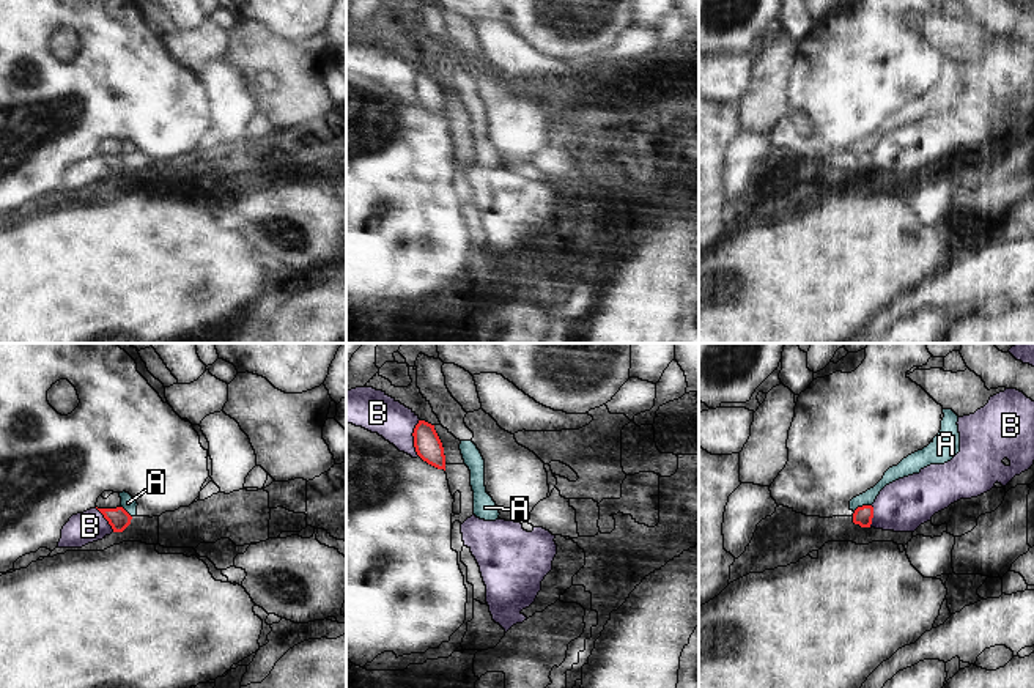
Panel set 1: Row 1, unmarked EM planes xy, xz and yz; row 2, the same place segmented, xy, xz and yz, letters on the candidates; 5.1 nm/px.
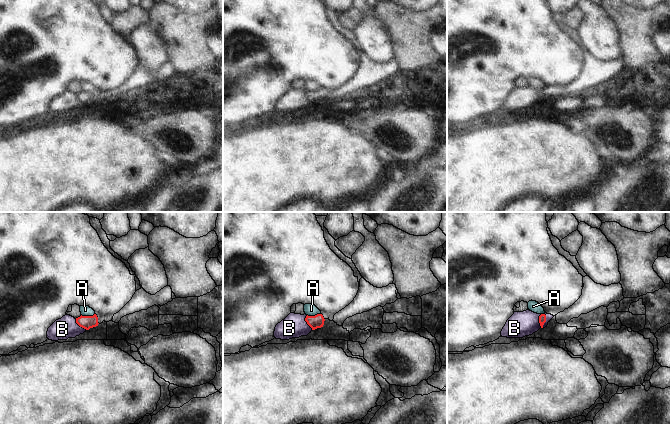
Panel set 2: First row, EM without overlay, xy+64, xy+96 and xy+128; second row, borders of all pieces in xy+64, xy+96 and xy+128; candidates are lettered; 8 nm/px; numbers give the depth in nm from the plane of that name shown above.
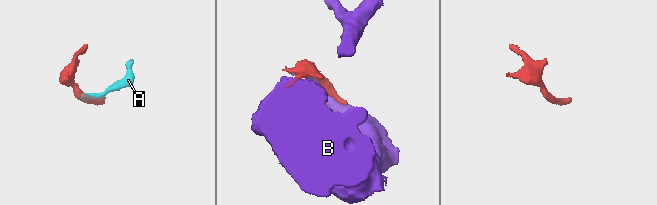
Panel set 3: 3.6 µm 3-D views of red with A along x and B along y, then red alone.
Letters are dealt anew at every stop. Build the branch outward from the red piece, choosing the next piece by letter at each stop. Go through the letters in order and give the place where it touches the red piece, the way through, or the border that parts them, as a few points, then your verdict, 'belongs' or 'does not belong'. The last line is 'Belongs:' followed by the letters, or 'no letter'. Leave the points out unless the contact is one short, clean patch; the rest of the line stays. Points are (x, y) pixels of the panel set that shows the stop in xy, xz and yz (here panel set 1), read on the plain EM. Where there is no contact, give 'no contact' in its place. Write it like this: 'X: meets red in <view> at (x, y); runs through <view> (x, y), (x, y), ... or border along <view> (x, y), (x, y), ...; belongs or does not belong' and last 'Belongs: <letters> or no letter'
A: meets red in yz at (863, 153); border along yz (871, 151), (863, 151), (853, 158); does not belong
B: meets red in xz at (414, 85); does not belong
Belongs: no letter

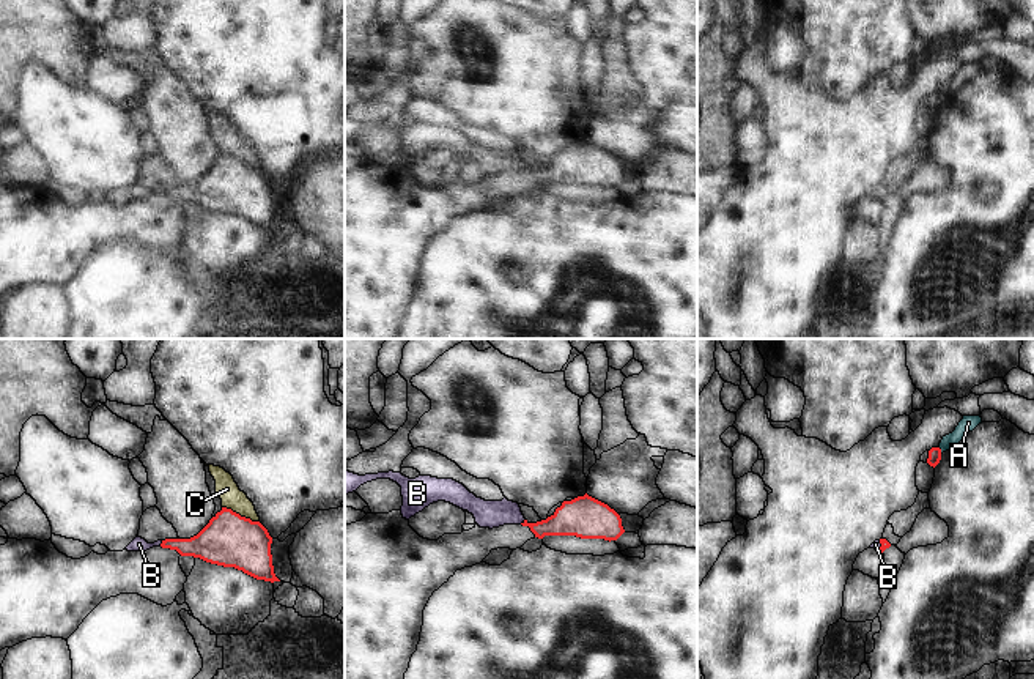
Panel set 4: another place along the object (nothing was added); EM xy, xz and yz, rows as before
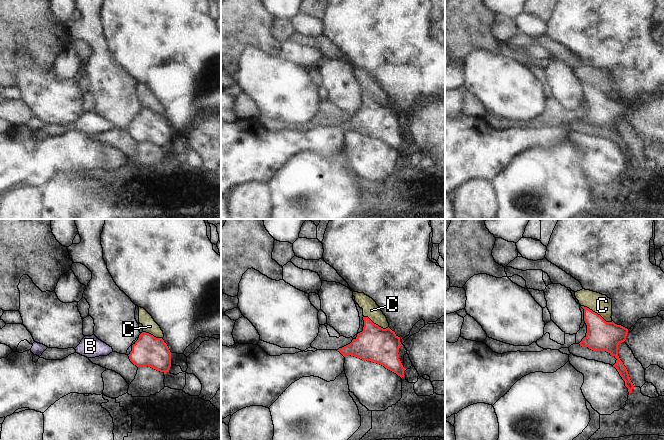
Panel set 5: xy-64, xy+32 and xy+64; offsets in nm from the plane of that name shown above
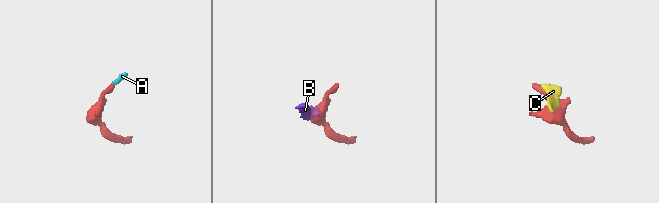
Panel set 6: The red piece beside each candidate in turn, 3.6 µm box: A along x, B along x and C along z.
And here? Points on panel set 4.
A: meets red in yz at (940, 98); border along yz (938, 95), (941, 100); does not belong
B: meets red in xz at (521, 170); runs through xz (570, 166), (551, 174), (521, 170), (512, 161), (488, 161); belongs
C: meets red in xy at (238, 161); does not belong
Belongs: B

